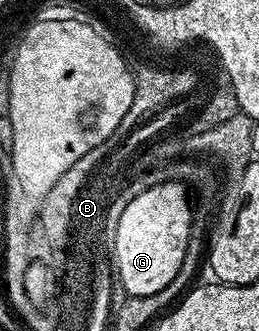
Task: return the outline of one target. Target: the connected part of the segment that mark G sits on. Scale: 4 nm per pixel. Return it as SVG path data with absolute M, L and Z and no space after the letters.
M163 182L135 195L126 203L115 231L112 264L115 266L115 277L123 283L128 296L155 295L185 268L192 215L190 194L179 182Z

